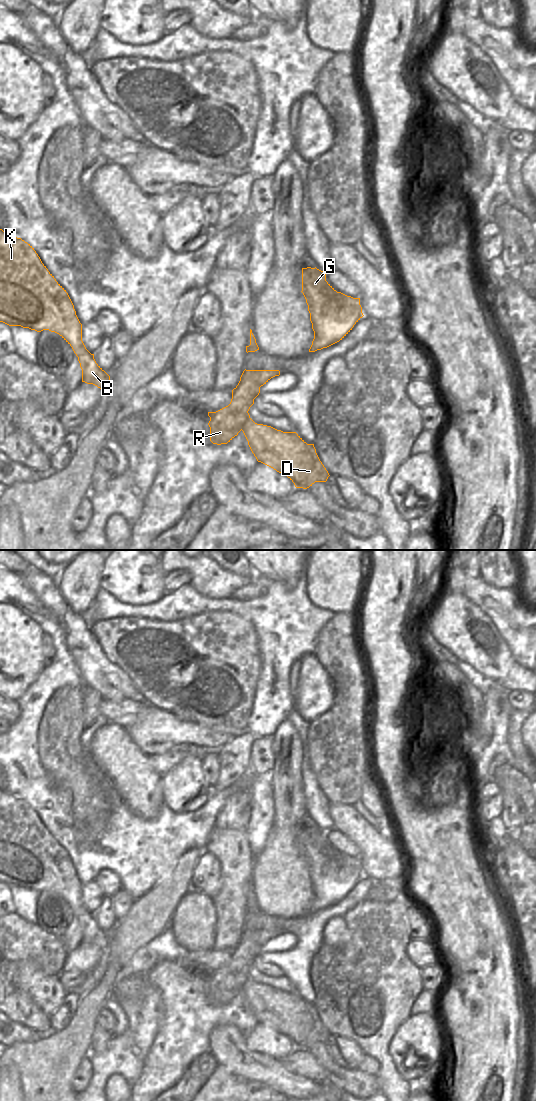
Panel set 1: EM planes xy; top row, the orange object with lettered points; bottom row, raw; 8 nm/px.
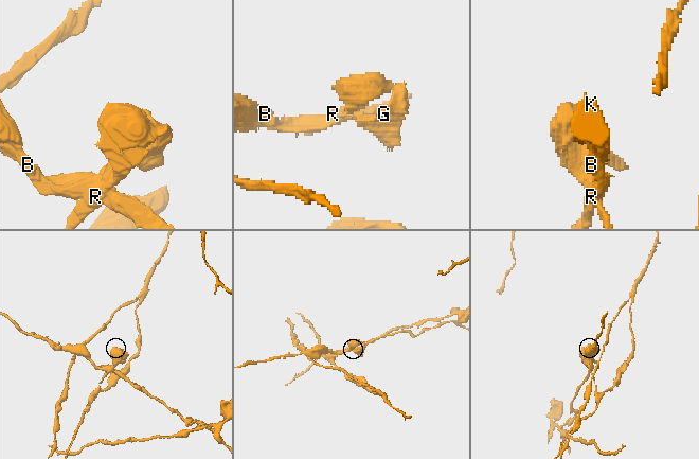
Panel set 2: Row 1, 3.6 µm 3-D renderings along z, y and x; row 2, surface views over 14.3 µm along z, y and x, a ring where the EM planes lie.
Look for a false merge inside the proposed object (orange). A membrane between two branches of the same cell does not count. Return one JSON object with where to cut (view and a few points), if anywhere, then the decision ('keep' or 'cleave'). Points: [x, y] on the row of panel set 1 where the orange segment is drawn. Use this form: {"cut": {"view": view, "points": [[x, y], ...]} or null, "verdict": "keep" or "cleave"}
{"cut": {"view": "xy", "points": [[250, 418], [242, 425], [241, 429]]}, "verdict": "cleave"}

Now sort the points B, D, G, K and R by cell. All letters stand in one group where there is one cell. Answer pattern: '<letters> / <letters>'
B D K / G R

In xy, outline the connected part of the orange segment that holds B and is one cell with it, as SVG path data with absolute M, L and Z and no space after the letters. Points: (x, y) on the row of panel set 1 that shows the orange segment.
M0 229L0 322L9 326L21 326L37 332L49 330L59 334L73 349L82 369L82 382L93 384L103 390L110 381L110 376L96 363L82 341L82 324L66 290L42 263L34 248L13 234Z

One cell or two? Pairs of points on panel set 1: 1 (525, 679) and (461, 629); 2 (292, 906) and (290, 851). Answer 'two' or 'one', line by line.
1: one
2: one

